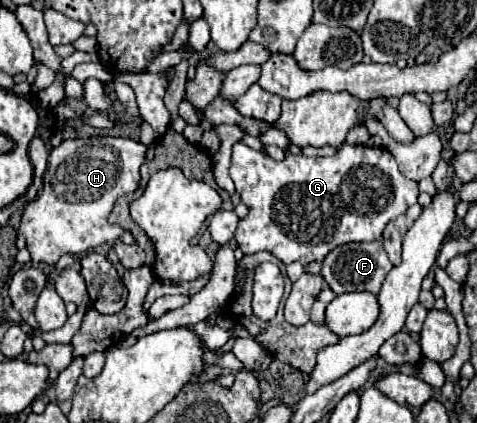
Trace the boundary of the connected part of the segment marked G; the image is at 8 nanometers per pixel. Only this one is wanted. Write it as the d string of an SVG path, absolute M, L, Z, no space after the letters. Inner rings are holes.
M235 142L229 174L235 182L235 190L239 192L241 202L249 208L247 216L241 218L241 222L237 224L235 242L245 254L267 250L283 264L301 262L305 266L313 260L321 262L335 246L347 242L377 240L381 238L383 228L391 220L401 216L411 204L415 204L419 196L417 182L403 178L391 152L377 146L343 144L343 148L329 158L289 154L285 156L285 160L277 162L271 156L245 146L243 142Z

